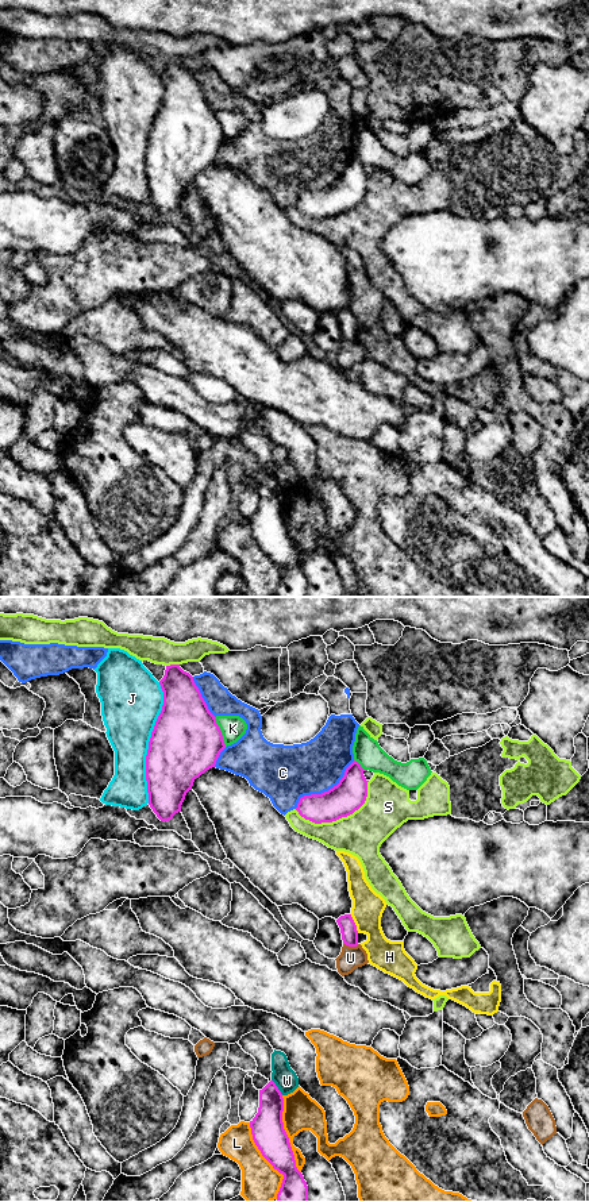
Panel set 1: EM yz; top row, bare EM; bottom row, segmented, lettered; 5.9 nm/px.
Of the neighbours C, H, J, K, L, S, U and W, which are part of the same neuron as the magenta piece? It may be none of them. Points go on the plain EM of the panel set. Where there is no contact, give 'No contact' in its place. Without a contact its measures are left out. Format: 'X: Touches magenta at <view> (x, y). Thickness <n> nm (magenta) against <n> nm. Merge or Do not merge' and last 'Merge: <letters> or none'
C: Touches magenta at yz (324, 187). Thickness 190 nm (magenta) against 320 nm. Do not merge
H: Touches magenta at yz (354, 318). Thickness 100 nm (magenta) against 190 nm. Do not merge
J: Touches magenta at yz (149, 138). Thickness 420 nm (magenta) against 360 nm. Do not merge
K: Touches magenta at yz (220, 127). Thickness 420 nm (magenta) against 150 nm. Do not merge
L: Touches magenta at yz (268, 555). Thickness 190 nm (magenta) against 220 nm. Do not merge
S: Touches magenta at yz (339, 212). Thickness 190 nm (magenta) against 260 nm. Do not merge
U: Touches magenta at yz (351, 341). Thickness 100 nm (magenta) against 140 nm. Do not merge
W: Touches magenta at yz (277, 482). Thickness 190 nm (magenta) against 140 nm. Do not merge
Merge: none

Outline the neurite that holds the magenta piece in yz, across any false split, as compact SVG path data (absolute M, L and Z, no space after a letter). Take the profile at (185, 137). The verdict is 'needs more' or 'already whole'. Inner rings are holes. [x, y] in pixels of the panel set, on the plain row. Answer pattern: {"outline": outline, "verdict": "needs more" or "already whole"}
{"outline": "M180 59L166 61L159 80L163 100L149 136L146 176L150 203L169 216L181 207L195 174L215 162L226 139L189 68Z", "verdict": "already whole"}

